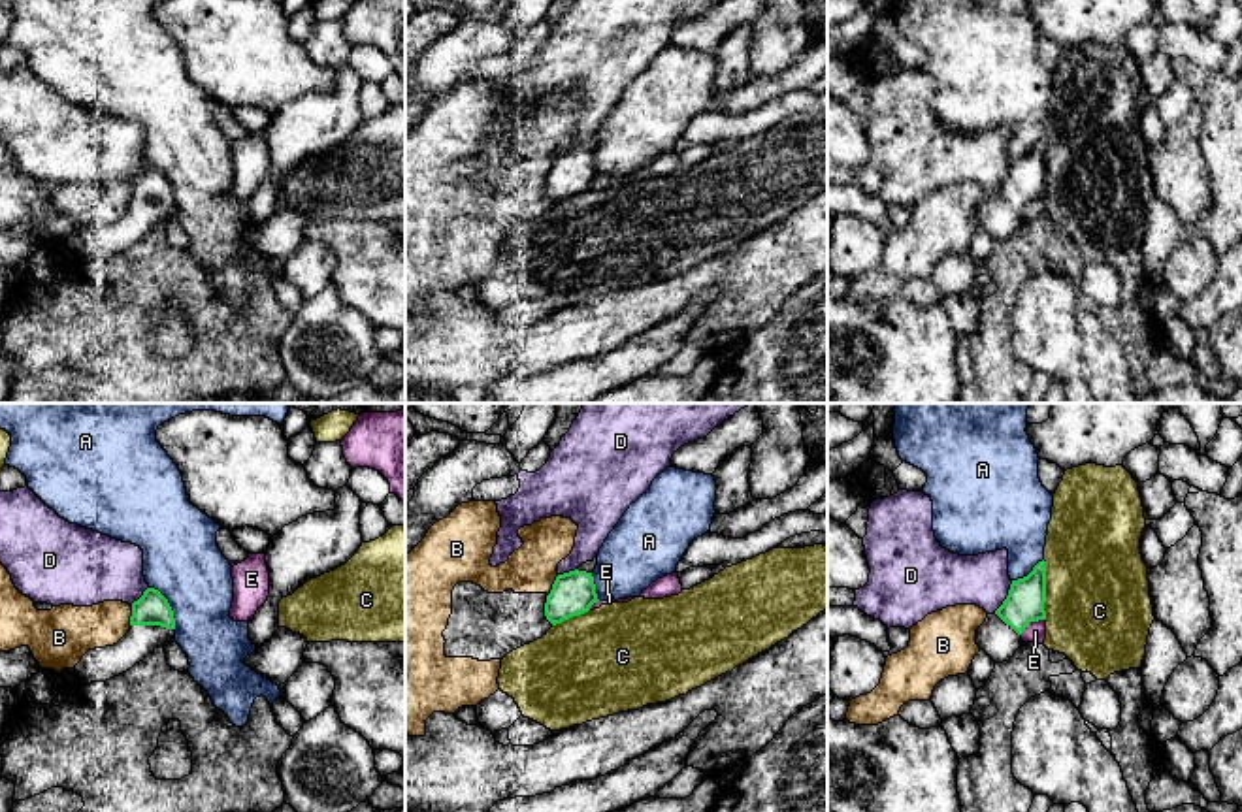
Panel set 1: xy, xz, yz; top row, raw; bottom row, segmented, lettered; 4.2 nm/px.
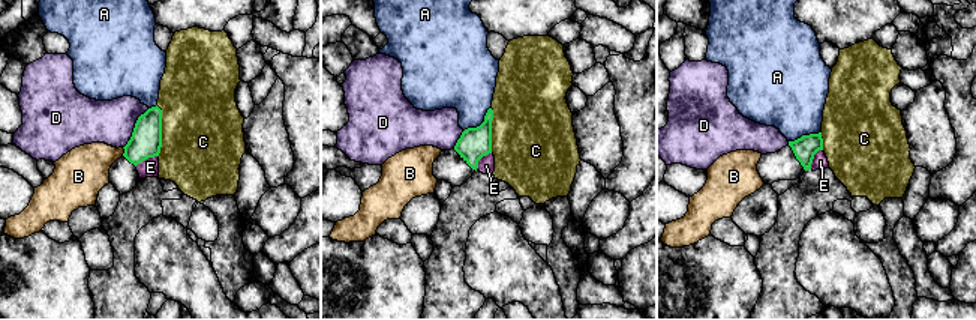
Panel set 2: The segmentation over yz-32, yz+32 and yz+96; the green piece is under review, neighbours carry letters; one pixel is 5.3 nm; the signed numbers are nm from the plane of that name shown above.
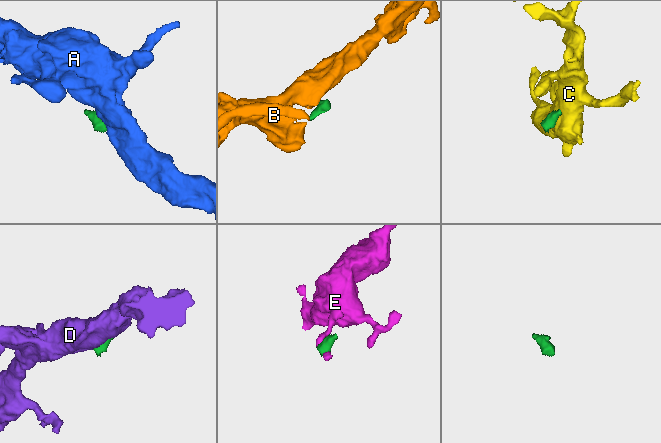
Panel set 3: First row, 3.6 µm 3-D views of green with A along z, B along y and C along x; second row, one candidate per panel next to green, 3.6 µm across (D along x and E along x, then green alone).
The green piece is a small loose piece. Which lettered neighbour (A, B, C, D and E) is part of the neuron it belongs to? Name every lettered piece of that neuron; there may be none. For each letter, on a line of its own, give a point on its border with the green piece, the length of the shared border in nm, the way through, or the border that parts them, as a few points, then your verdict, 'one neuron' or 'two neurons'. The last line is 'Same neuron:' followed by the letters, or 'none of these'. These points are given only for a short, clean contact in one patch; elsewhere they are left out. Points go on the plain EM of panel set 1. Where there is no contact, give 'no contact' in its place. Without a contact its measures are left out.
A: meets green in xy at (168, 183); contact 220 nm long; border along xy (149, 164), (166, 178), (176, 206); two neurons
B: meets green in xz at (553, 164); contact 110 nm long; border along xz (558, 153), (547, 174); two neurons
C: meets green in yz at (1045, 168); contact 260 nm long; border along yz (1043, 138), (1046, 196); two neurons
D: meets green in yz at (1007, 174); contact 160 nm long; two neurons
E: meets green in yz at (1031, 198); contact 130 nm long; border along yz (1045, 196), (1033, 198), (1020, 211); two neurons
Same neuron: none of these

